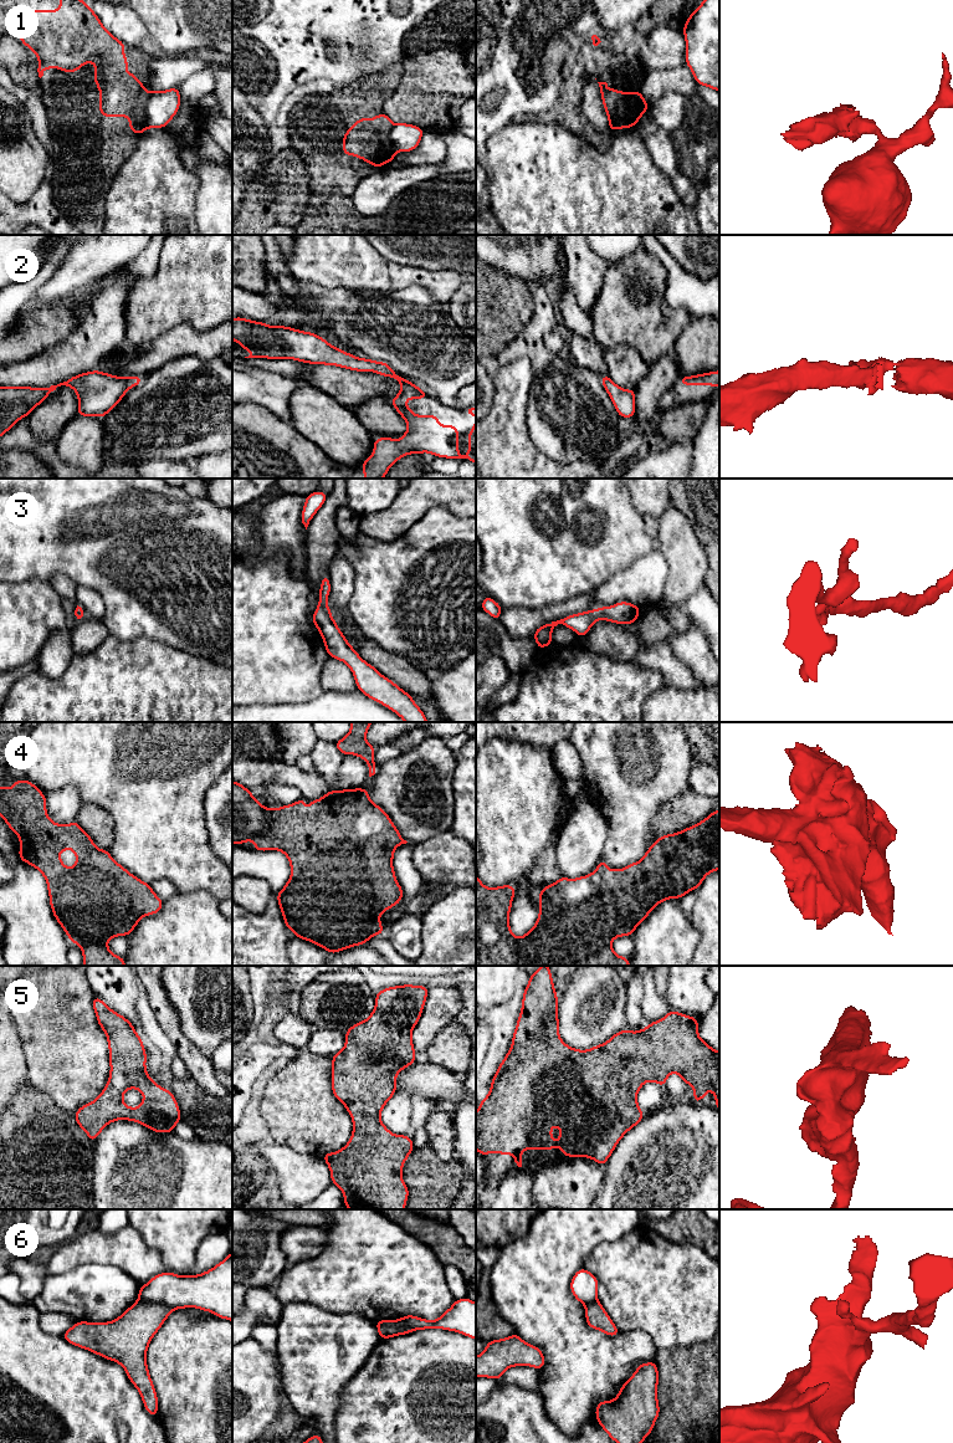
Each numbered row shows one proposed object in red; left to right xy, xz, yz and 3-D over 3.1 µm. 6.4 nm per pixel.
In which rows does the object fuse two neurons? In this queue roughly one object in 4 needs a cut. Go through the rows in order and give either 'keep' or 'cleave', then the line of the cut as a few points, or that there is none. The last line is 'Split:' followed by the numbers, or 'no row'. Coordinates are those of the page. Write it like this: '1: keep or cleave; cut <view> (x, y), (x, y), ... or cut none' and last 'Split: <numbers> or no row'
1: cleave; cut yz (620, 102), (615, 109), (615, 129)
2: keep; cut none
3: keep; cut none
4: keep; cut none
5: keep; cut none
6: cleave; cut xy (139, 1298), (147, 1301), (164, 1303), (174, 1309)
Split: 1, 6

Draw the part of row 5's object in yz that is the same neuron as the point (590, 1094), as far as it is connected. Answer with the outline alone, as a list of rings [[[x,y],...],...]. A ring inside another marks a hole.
[[[542,966],[529,976],[512,1045],[492,1078],[488,1095],[481,1100],[476,1111],[476,1150],[486,1157],[491,1152],[512,1155],[517,1166],[522,1167],[523,1150],[555,1150],[559,1146],[563,1156],[589,1157],[604,1167],[624,1135],[645,1117],[636,1100],[641,1086],[656,1081],[665,1088],[672,1073],[678,1074],[686,1085],[693,1086],[697,1105],[709,1094],[711,1088],[716,1097],[714,1107],[719,1110],[719,1051],[700,1038],[697,1018],[671,1009],[645,1029],[630,1032],[625,1028],[604,1044],[588,1050],[574,1049],[560,1039],[558,994],[549,967]],[[553,1125],[560,1130],[557,1142],[552,1141]]]

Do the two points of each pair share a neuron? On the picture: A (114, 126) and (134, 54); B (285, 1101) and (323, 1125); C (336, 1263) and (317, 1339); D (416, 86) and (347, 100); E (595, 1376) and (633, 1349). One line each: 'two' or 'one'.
A: one
B: one
C: two
D: two
E: one

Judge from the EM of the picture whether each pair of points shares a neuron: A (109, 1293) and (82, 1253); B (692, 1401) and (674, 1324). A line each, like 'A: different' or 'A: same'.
A: different
B: different

